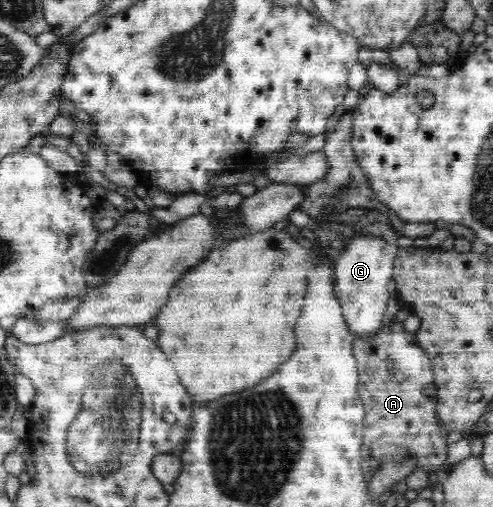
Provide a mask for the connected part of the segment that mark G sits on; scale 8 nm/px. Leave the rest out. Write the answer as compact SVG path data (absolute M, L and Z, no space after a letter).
M360 233L354 236L336 262L335 291L343 311L346 326L355 338L369 339L381 330L383 318L391 297L388 288L393 278L394 264L399 245L392 245L381 238Z

